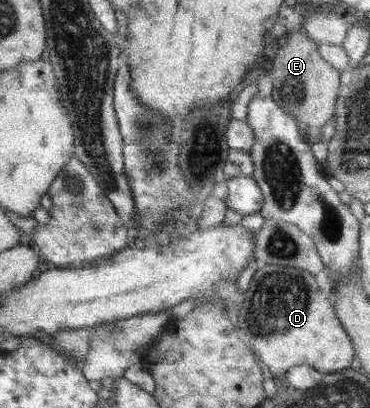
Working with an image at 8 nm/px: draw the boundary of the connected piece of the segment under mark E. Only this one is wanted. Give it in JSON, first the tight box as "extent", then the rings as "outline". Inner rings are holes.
{"extent":[269,32,342,144],"outline":[[[291,32],[286,34],[277,49],[276,58],[269,62],[269,67],[274,74],[274,98],[288,113],[297,116],[301,124],[301,133],[309,136],[309,142],[313,144],[319,140],[323,141],[323,127],[336,117],[337,106],[342,90],[342,71],[337,69],[319,50],[319,43],[309,33]]]}

